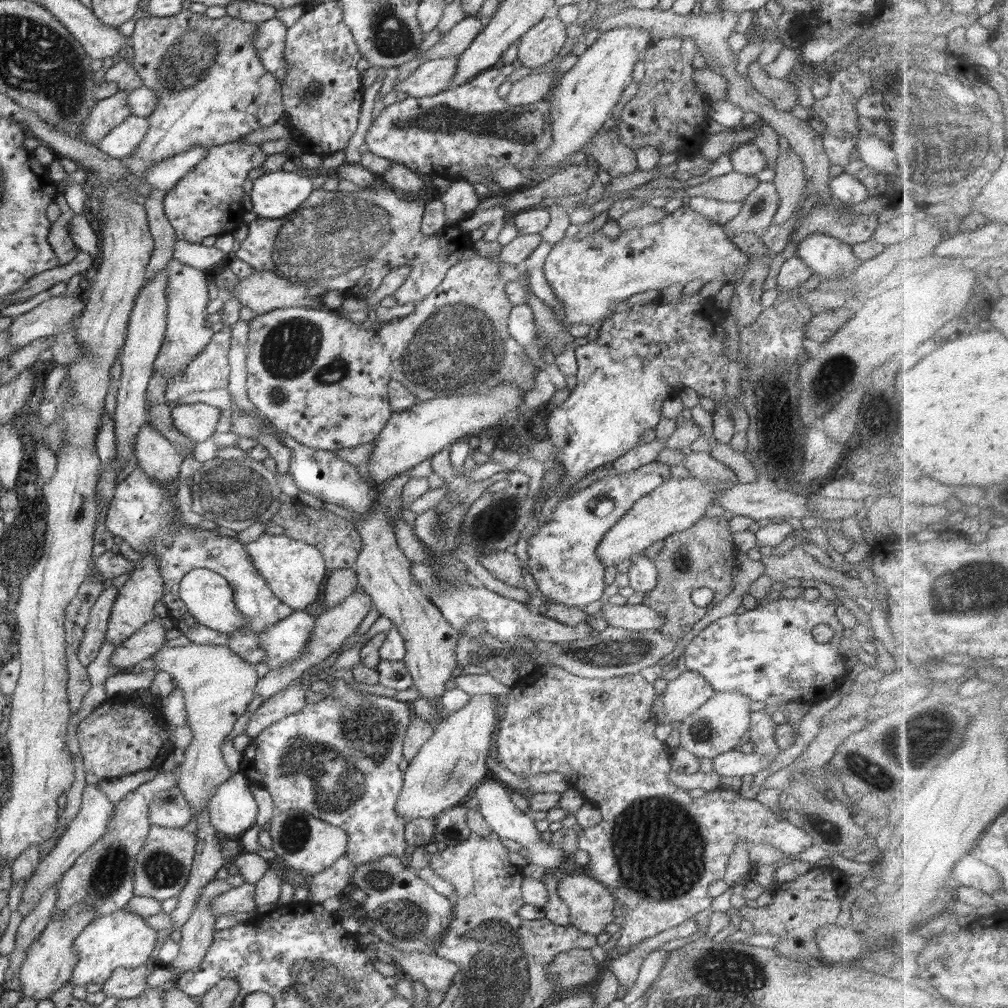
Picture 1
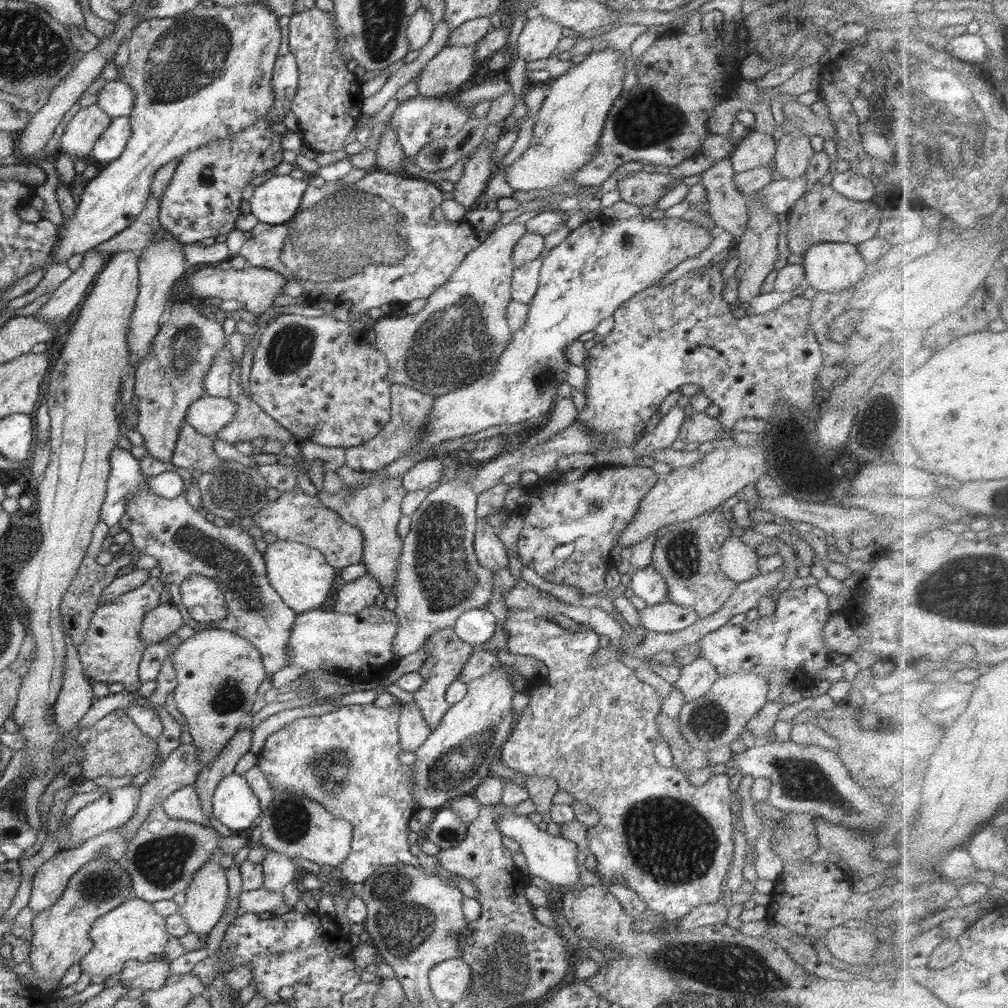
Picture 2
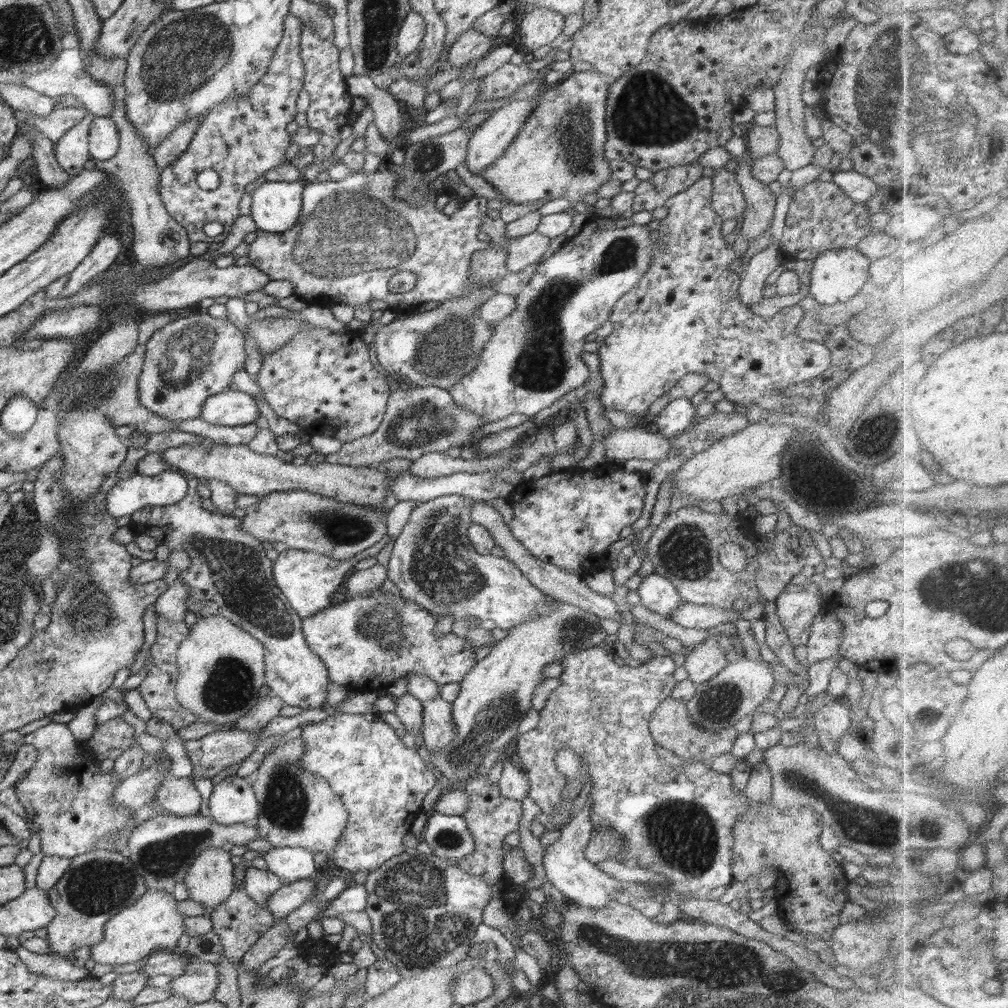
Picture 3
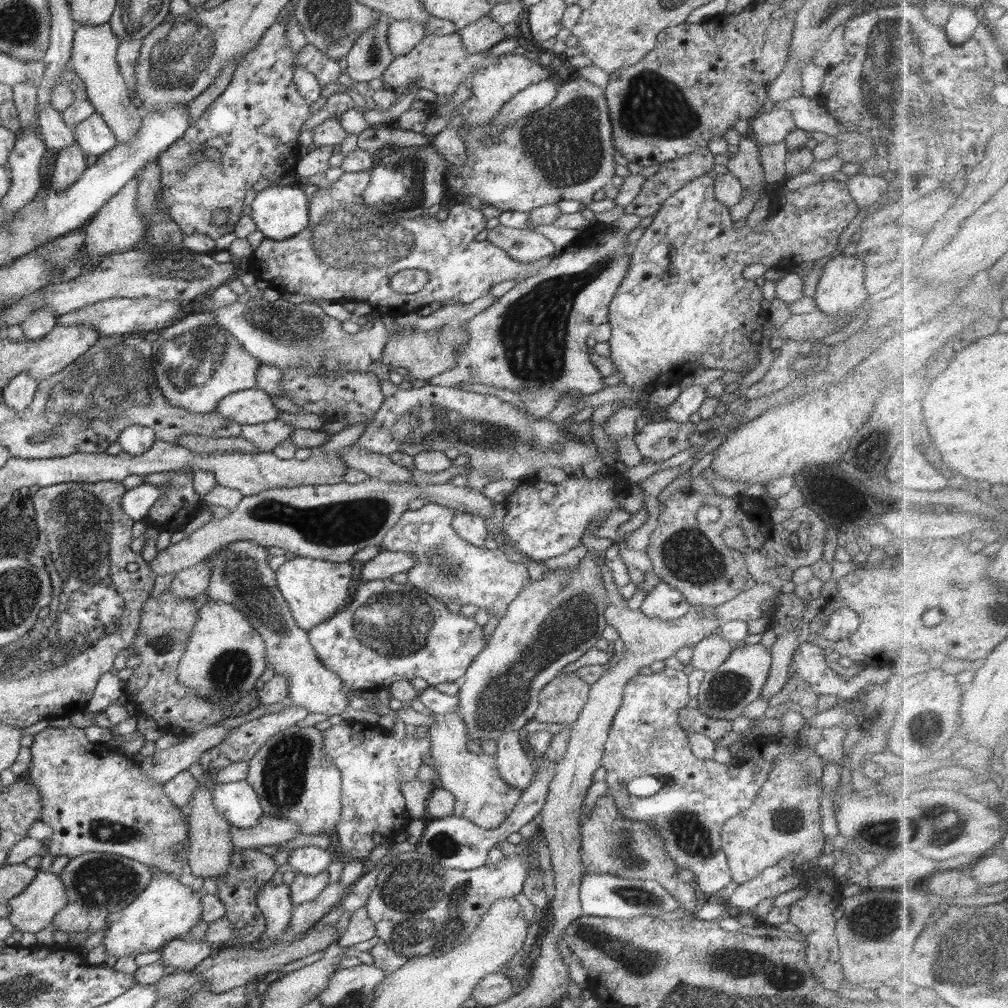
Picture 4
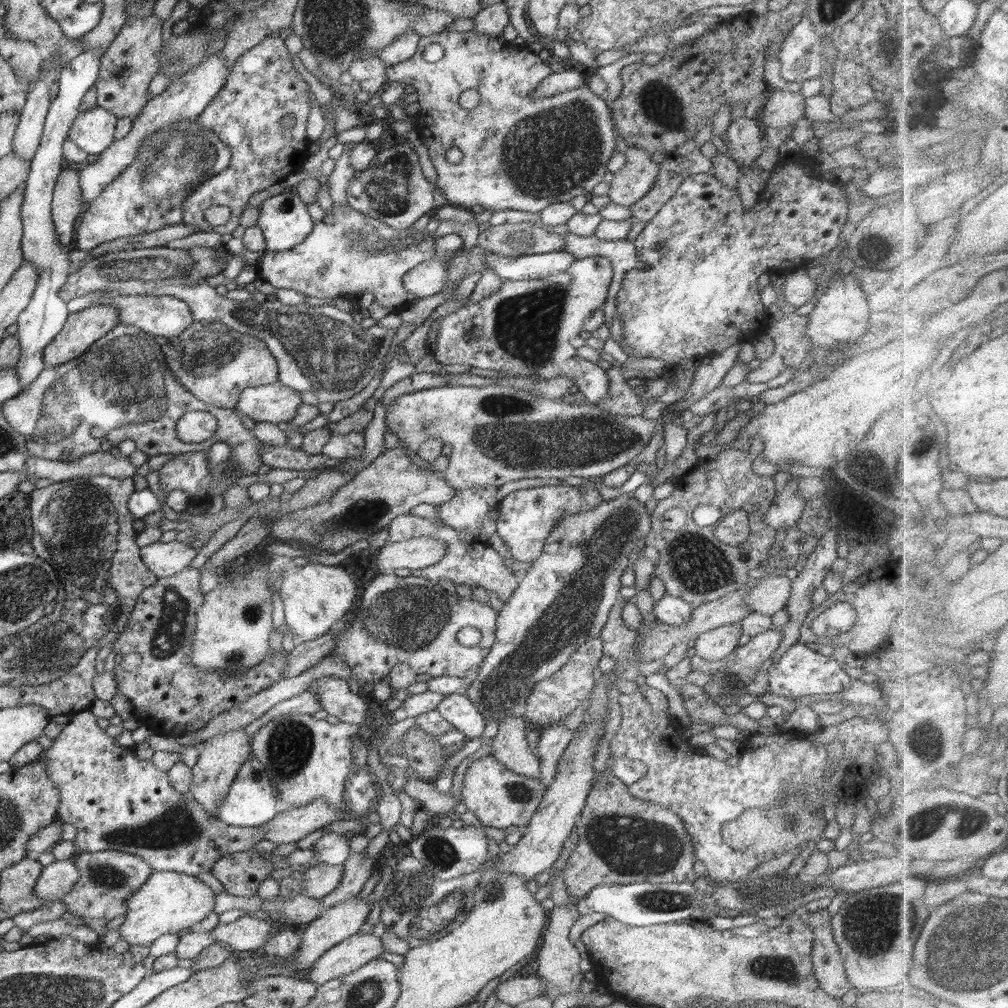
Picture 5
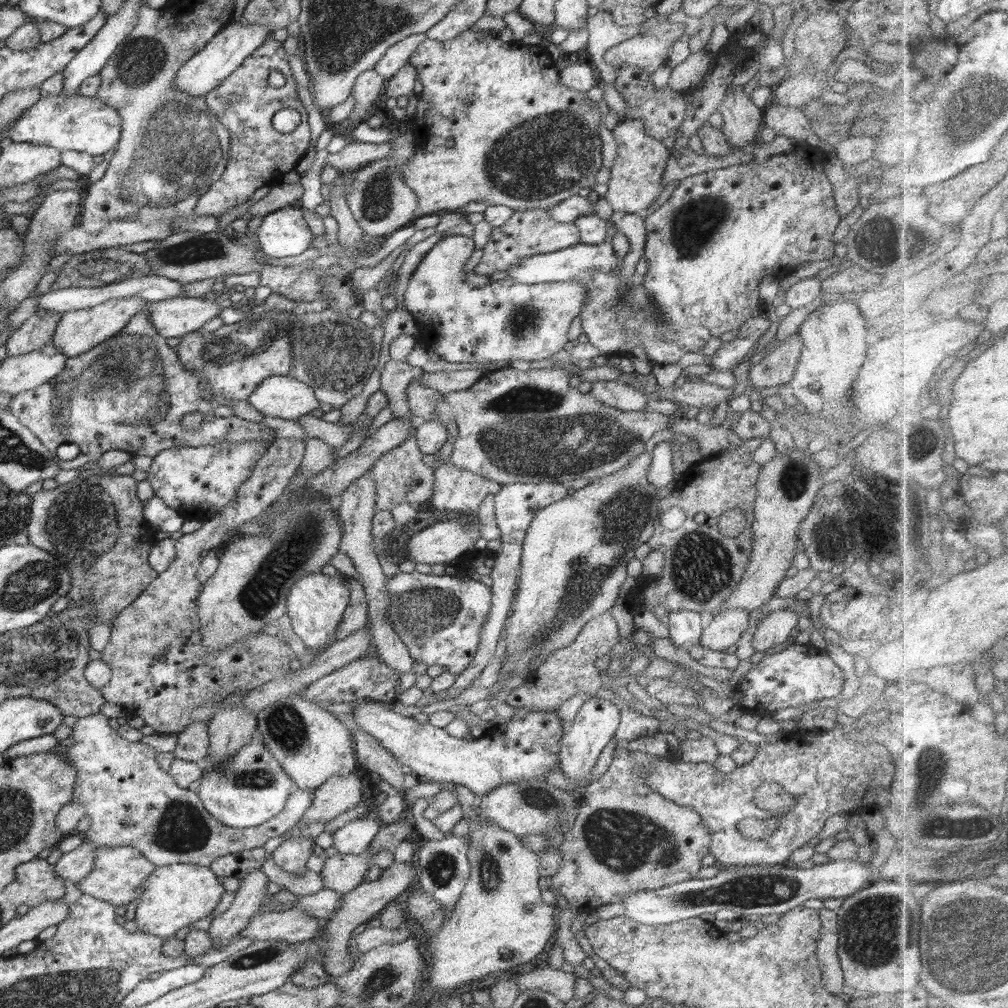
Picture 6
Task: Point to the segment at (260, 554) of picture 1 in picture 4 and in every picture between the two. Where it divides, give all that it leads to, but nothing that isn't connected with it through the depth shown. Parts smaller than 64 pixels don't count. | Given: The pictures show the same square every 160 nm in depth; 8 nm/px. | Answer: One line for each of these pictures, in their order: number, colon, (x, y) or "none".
2: (299, 574)
3: (309, 580)
4: (314, 589)

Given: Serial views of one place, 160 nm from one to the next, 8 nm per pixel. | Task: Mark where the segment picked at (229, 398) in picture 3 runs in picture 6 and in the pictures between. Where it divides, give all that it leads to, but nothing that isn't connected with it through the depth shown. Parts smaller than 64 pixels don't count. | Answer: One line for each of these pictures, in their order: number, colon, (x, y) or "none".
4: (252, 406)
5: (276, 402)
6: (280, 397)

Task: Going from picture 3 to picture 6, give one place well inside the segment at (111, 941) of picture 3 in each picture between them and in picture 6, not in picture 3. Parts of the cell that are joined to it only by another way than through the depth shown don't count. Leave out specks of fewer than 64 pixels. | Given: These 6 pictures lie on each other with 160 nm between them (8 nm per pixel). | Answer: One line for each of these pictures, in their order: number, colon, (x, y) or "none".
4: (165, 910)
5: (168, 902)
6: (174, 896)

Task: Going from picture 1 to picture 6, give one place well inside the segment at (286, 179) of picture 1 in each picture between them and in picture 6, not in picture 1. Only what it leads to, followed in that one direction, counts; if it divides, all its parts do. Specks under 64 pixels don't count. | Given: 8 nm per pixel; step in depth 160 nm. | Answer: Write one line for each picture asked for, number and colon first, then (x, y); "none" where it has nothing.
2: (276, 199)
3: (276, 206)
4: (280, 212)
5: (284, 220)
6: (285, 232)

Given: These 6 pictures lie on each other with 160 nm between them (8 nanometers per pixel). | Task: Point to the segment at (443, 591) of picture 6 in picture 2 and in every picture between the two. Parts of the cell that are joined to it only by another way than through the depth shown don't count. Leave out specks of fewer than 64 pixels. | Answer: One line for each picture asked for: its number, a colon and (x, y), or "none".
2: (360, 647)
3: (367, 643)
4: (389, 631)
5: (411, 620)

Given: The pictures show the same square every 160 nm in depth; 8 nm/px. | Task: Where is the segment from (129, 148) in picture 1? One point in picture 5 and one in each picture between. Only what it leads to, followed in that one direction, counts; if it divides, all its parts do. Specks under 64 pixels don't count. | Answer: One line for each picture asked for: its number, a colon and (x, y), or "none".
2: (113, 142)
3: (103, 141)
4: (94, 137)
5: (93, 130)

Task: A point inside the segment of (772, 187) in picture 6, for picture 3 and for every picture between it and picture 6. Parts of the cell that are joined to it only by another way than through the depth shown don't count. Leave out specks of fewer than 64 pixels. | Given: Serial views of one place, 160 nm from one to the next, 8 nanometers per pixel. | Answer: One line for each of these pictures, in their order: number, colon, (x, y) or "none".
3: (684, 316)
4: (683, 304)
5: (696, 294)

